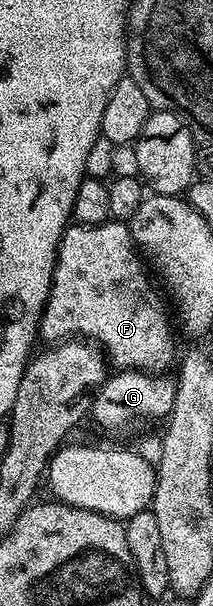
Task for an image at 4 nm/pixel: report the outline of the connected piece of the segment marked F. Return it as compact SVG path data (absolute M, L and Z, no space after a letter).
M110 221L108 223L100 223L99 225L83 225L74 222L66 227L61 244L57 250L57 264L55 265L55 273L51 281L51 293L47 297L47 305L41 314L41 325L39 335L42 340L46 339L46 344L53 345L58 341L68 340L70 337L84 337L86 340L92 341L96 346L100 347L102 352L107 356L110 364L114 363L117 369L132 369L135 371L147 371L150 373L165 373L174 366L175 355L173 359L173 331L169 328L169 319L171 323L171 315L161 308L161 299L153 292L153 287L149 284L150 272L145 272L146 264L143 262L142 256L139 254L139 248L133 242L133 234L129 232L129 224L125 221Z

